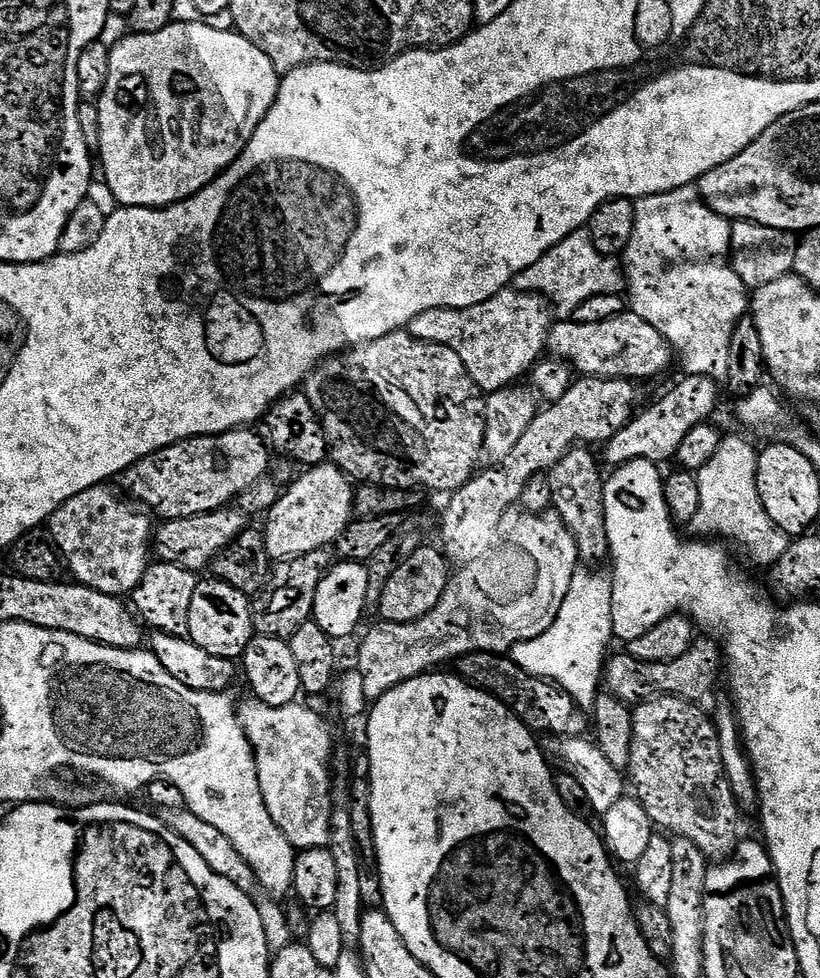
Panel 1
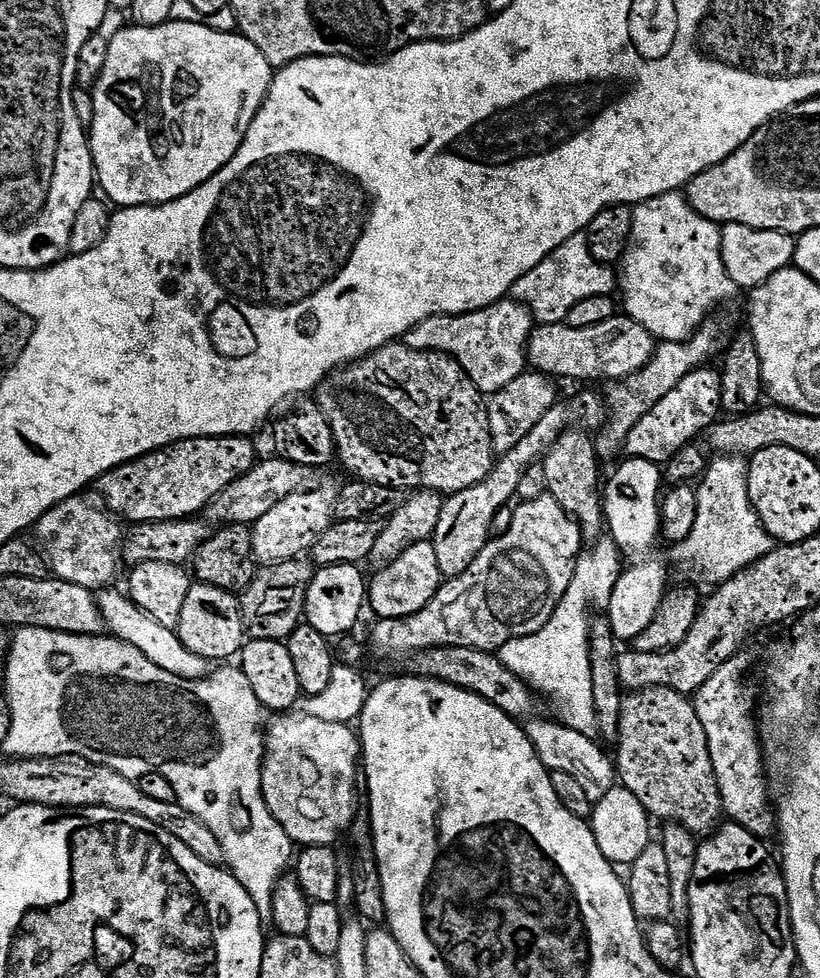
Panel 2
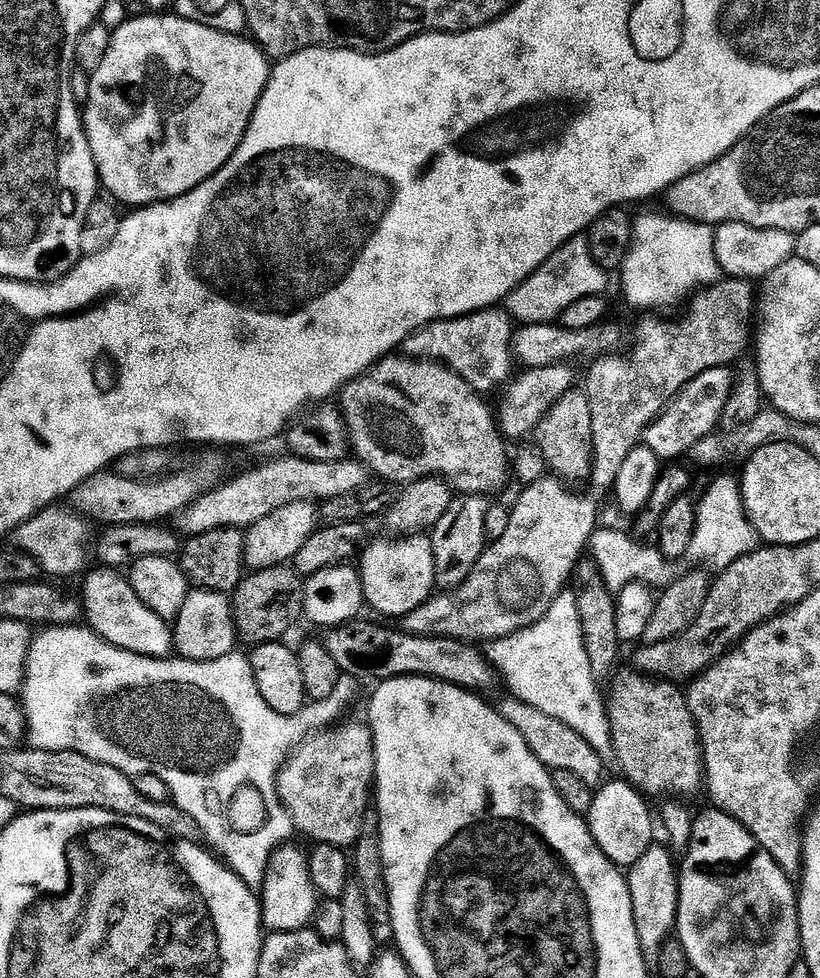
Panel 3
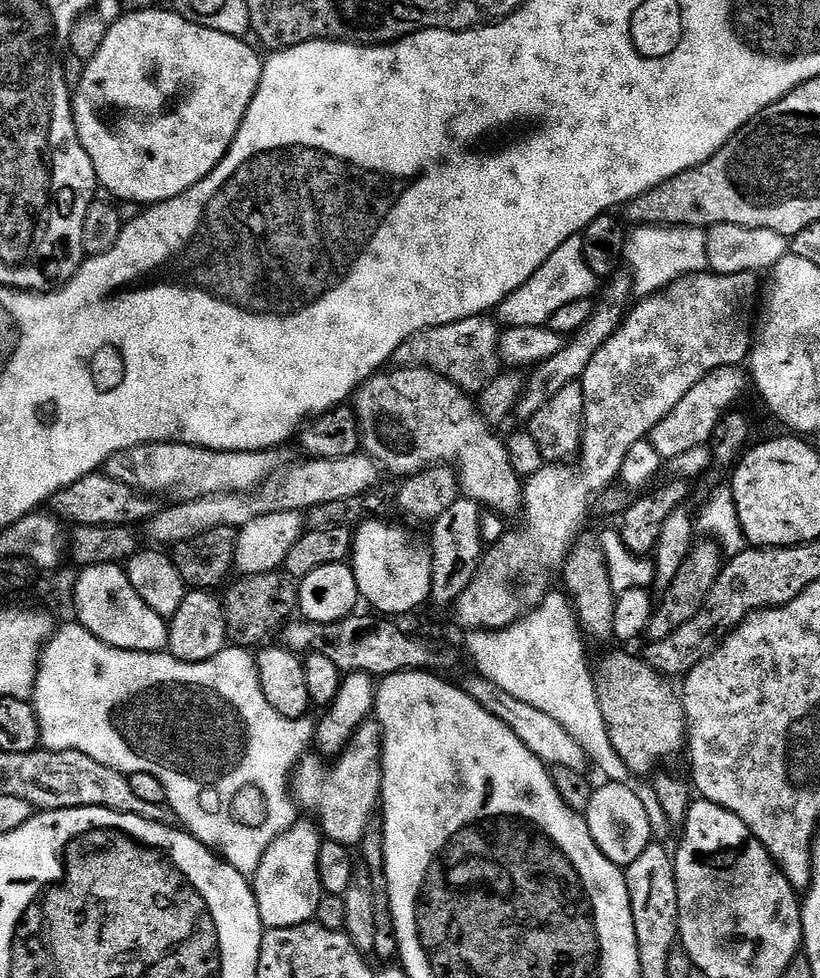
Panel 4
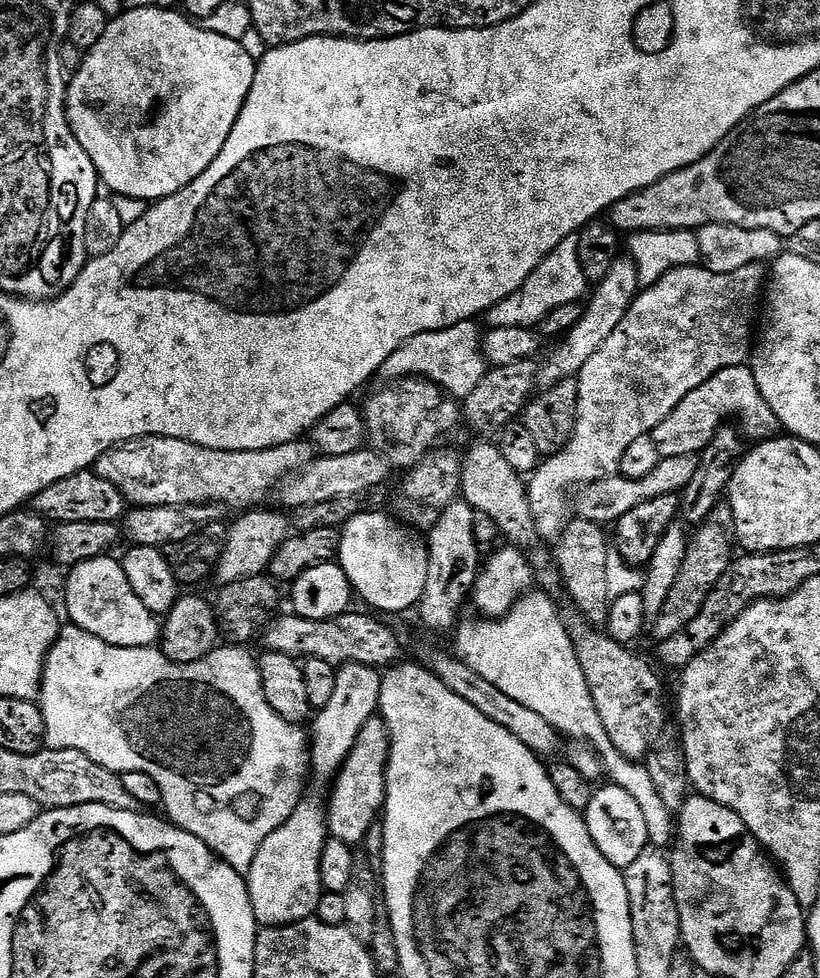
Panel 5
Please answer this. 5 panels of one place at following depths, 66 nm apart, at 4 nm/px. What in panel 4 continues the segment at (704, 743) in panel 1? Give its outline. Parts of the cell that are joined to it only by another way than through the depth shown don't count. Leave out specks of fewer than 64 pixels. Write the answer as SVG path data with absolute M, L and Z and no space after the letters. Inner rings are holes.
M612 652L601 664L600 670L595 671L594 679L610 742L633 777L651 777L657 771L655 768L660 760L685 747L684 701L681 693L672 689L673 681L669 677L655 672L639 655Z

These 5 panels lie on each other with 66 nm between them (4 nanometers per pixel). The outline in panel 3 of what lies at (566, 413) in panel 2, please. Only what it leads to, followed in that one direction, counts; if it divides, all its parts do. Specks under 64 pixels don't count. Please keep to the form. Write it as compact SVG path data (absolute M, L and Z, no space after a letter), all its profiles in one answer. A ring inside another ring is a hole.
M460 494L453 499L450 510L442 514L442 518L432 529L432 549L434 550L434 574L436 588L455 590L474 570L478 558L484 552L486 539L484 531L488 528L488 504L483 495Z

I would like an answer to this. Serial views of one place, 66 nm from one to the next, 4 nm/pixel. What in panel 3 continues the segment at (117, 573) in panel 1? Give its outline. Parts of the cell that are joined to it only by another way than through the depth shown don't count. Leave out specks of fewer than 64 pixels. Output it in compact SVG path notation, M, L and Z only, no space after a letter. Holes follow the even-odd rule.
M49 506L43 508L37 516L31 516L14 533L15 547L30 554L40 563L41 573L52 576L83 577L89 571L88 563L94 560L94 542L89 521L71 507Z

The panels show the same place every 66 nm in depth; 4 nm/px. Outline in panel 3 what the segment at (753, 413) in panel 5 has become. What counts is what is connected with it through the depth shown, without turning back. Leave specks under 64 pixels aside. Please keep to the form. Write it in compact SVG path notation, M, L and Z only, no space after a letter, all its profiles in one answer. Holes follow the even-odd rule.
M728 366L711 368L702 374L698 374L698 378L694 378L690 381L690 383L646 426L642 437L643 447L648 448L664 462L675 461L672 460L675 456L687 457L695 444L702 442L702 438L713 435L713 433L717 431L716 423L718 425L721 423L724 415L724 407L726 406L726 398L730 396L733 379L733 369Z

